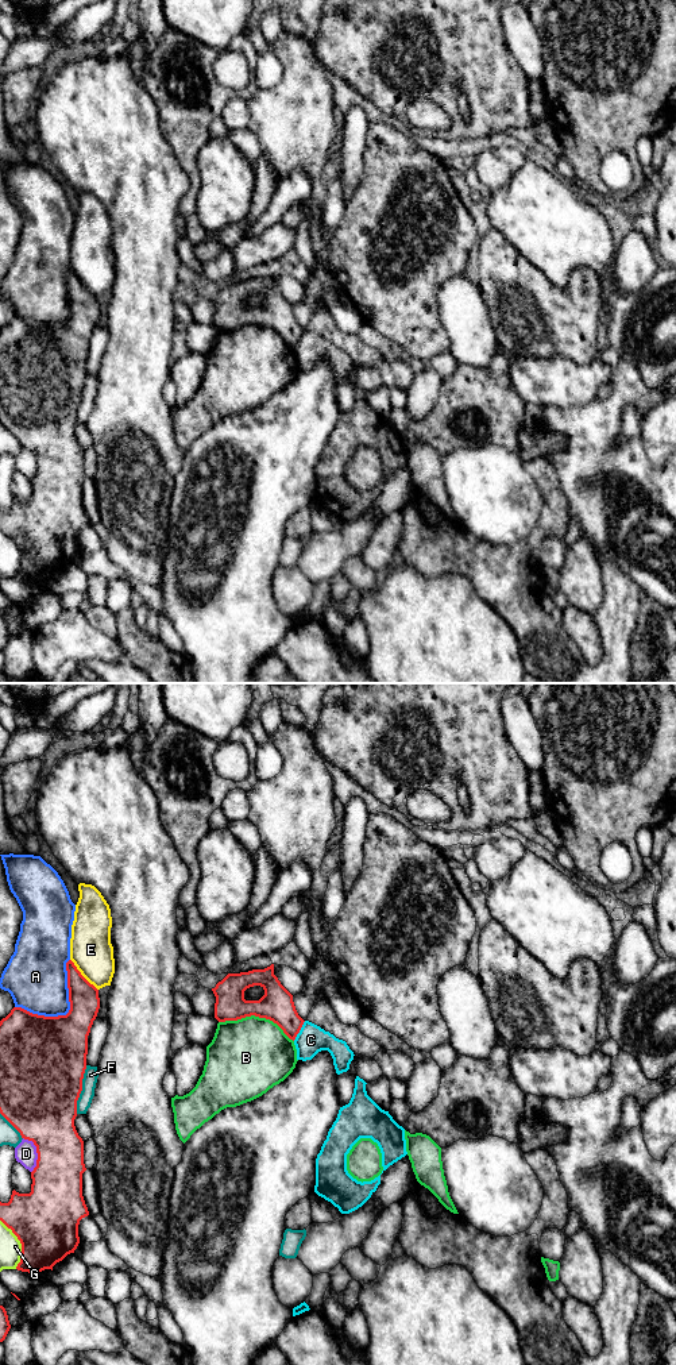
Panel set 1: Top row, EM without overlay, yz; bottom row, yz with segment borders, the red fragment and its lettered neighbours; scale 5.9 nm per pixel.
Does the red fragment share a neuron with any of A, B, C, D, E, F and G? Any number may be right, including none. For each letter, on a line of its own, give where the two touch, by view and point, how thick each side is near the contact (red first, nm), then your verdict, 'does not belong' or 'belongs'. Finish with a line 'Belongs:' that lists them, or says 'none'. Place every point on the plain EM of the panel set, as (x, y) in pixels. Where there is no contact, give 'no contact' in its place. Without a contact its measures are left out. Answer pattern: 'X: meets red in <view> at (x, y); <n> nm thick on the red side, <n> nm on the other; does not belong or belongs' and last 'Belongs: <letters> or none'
A: meets red in yz at (69, 320); 400 nm thick on the red side, 360 nm on the other; does not belong
B: meets red in yz at (257, 324); 200 nm thick on the red side, 460 nm on the other; does not belong
C: meets red in yz at (300, 338); 200 nm thick on the red side, 170 nm on the other; does not belong
D: meets red in yz at (37, 461); 380 nm thick on the red side, 130 nm on the other; does not belong
E: meets red in yz at (81, 284); 180 nm thick on the red side, 260 nm on the other; does not belong
F: meets red in yz at (81, 398); 500 nm thick on the red side, 90 nm on the other; does not belong
G: meets red in yz at (20, 551); 380 nm thick on the red side, 130 nm on the other; does not belong
Belongs: none

